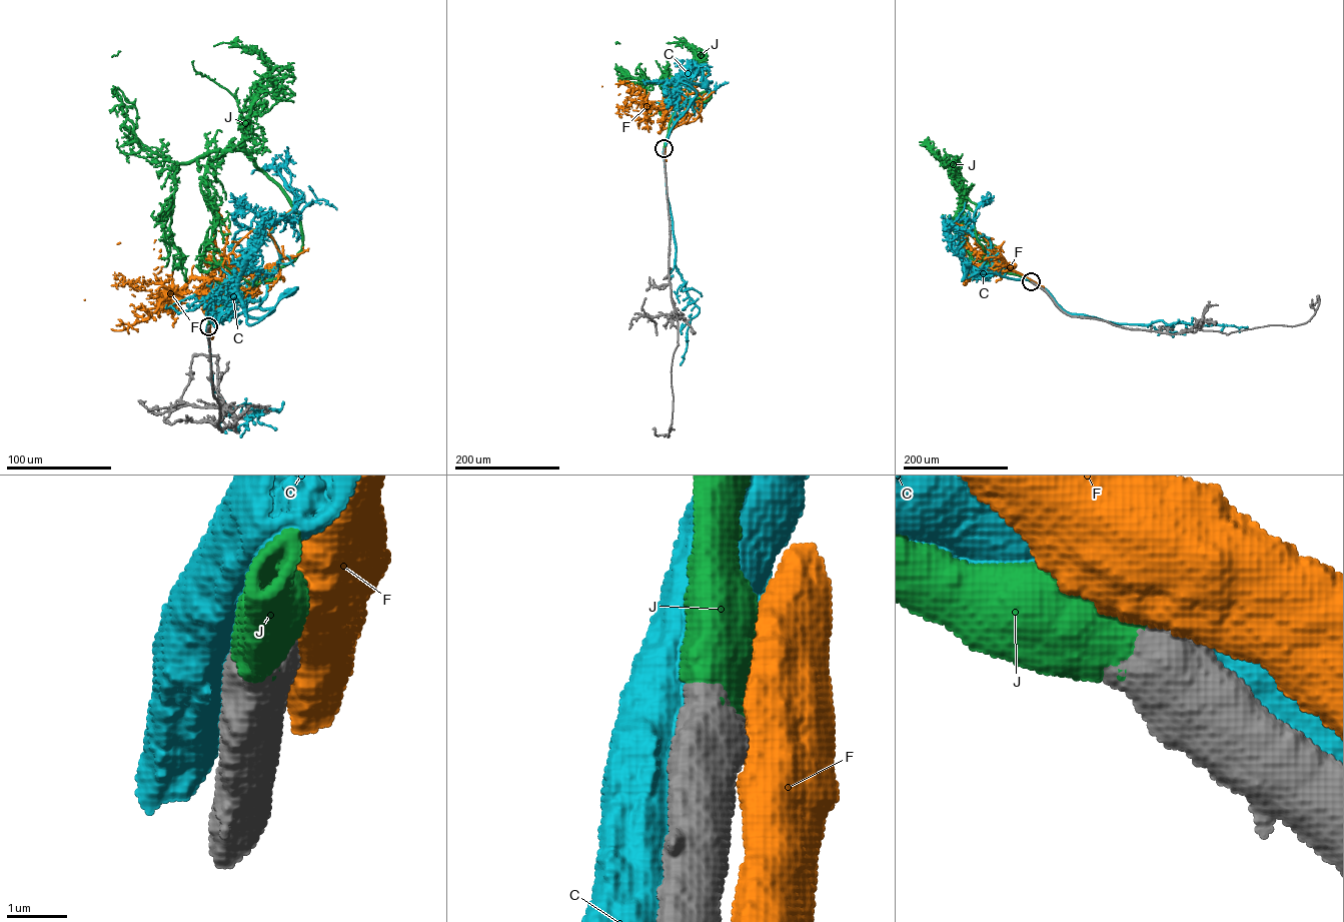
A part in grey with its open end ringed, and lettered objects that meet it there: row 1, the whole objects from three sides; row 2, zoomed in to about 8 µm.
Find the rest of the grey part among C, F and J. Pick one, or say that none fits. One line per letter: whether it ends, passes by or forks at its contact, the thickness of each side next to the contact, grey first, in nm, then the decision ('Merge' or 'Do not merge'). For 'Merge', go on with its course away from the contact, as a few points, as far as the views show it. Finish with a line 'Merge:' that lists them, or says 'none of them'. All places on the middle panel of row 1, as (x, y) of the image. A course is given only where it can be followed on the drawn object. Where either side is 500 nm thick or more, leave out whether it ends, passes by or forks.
C: Thickness 850 nm (grey) against 750 nm. Do not merge
F: Thickness 700 nm (grey) against 800 nm. Do not merge
J: Thickness 850 nm (grey) against 700 nm. Merge. Its course: (663, 148), (670, 119), (688, 100), (687, 93), (660, 79), (673, 79), (651, 83), (616, 67), (619, 43)
Merge: J

